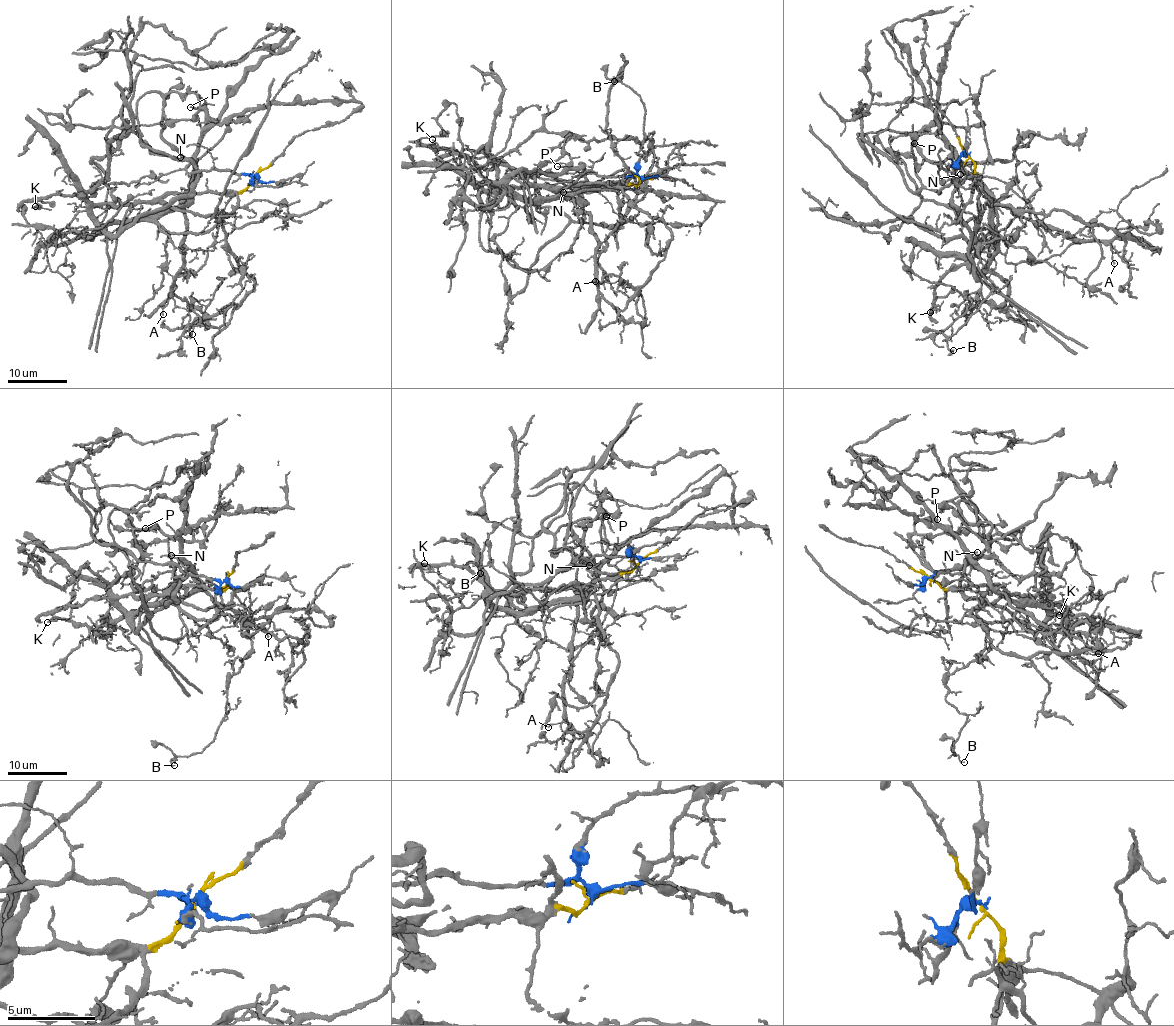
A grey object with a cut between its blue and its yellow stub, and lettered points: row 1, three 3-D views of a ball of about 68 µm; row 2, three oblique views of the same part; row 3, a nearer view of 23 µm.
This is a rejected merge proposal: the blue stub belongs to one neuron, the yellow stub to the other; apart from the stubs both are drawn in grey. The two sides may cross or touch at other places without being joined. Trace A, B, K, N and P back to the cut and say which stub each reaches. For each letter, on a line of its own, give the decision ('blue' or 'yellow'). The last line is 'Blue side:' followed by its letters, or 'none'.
A: blue
B: yellow
K: yellow
N: blue
P: blue
Blue side: A, N, P

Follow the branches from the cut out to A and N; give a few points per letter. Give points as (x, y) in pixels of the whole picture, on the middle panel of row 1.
A: (639, 182), (637, 174), (587, 173), (575, 186), (590, 233), (597, 237), (596, 285), (594, 281)
N: (639, 182), (637, 174), (614, 177), (587, 173), (583, 183), (563, 192)

